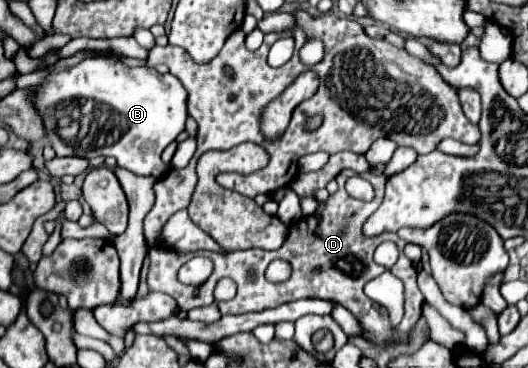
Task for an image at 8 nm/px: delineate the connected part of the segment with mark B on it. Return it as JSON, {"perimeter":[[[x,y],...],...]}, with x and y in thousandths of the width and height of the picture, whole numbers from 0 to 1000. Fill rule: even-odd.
{"perimeter":[[[165,158],[150,168],[138,185],[127,185],[112,201],[97,201],[78,223],[78,234],[63,255],[66,288],[81,310],[89,364],[100,386],[100,402],[108,408],[108,424],[153,424],[153,429],[180,429],[188,418],[195,424],[218,424],[222,451],[241,457],[263,478],[294,478],[305,484],[316,473],[320,451],[305,435],[305,413],[350,353],[350,332],[358,321],[354,304],[354,245],[331,212],[328,201],[301,201],[294,185],[241,185],[222,168],[206,168],[199,158]],[[123,277],[134,277],[134,293],[165,293],[150,310],[150,353],[134,375],[134,397],[116,380],[108,359],[108,293]]]}

